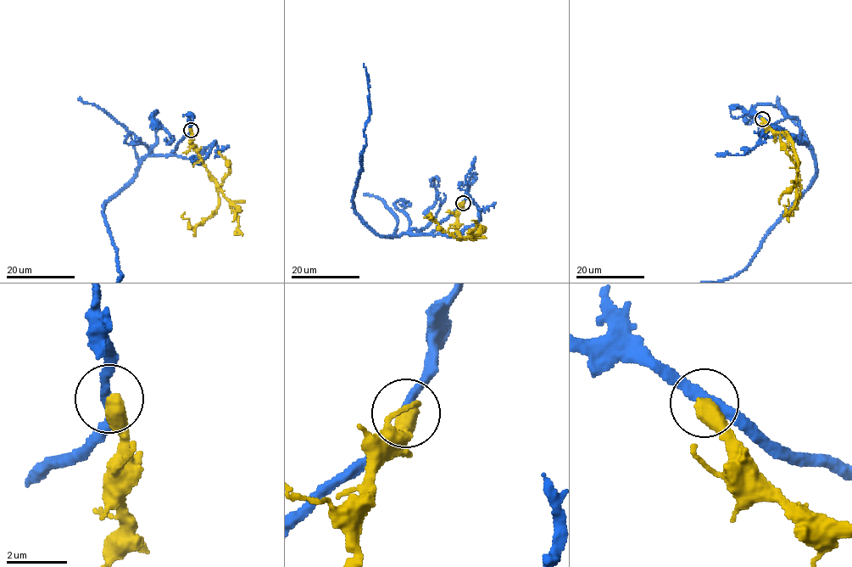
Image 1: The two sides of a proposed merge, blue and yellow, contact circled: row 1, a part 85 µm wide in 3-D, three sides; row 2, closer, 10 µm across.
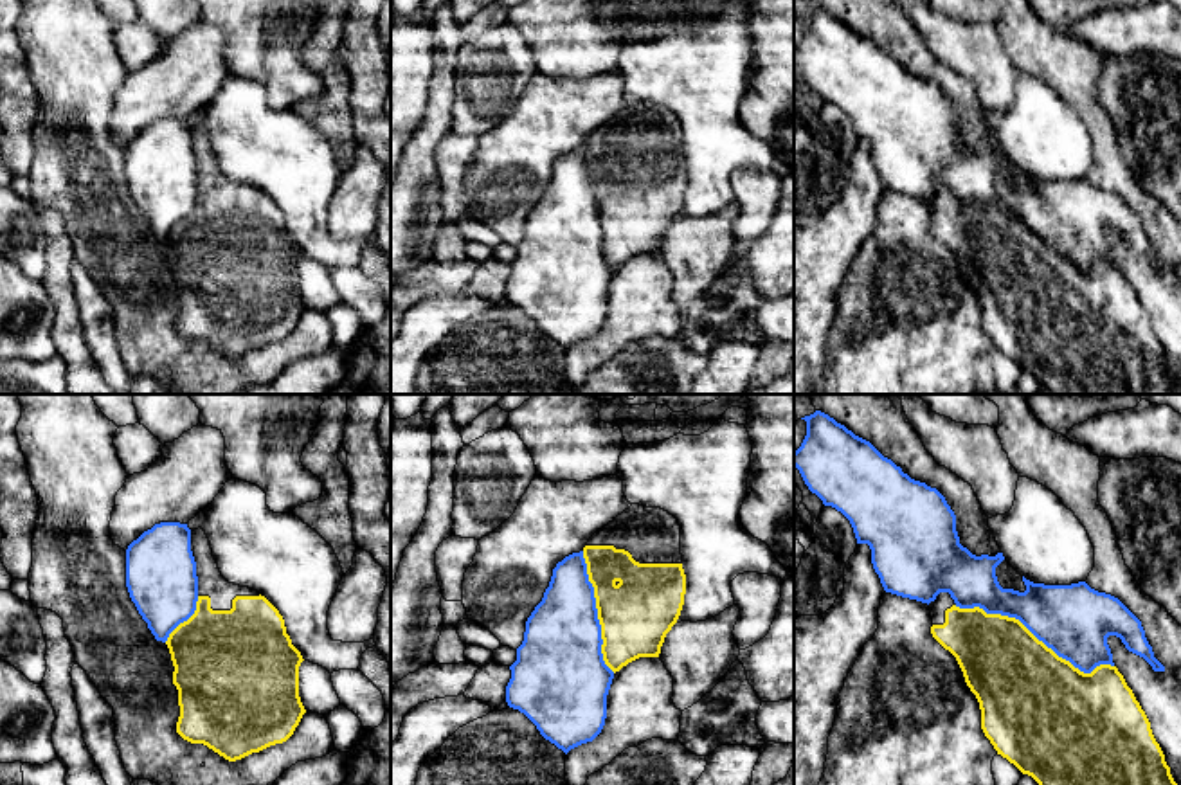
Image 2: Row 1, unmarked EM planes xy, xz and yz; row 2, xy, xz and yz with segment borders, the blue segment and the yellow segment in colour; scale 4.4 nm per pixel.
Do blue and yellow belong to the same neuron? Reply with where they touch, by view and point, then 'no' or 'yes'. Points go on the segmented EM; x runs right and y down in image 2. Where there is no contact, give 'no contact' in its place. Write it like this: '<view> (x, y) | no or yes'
yz (1034, 634) | no

